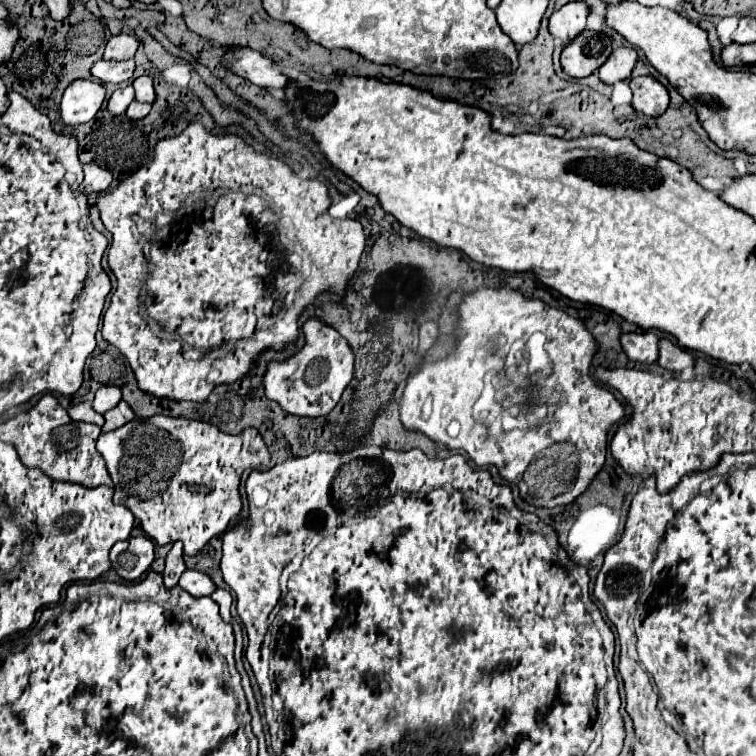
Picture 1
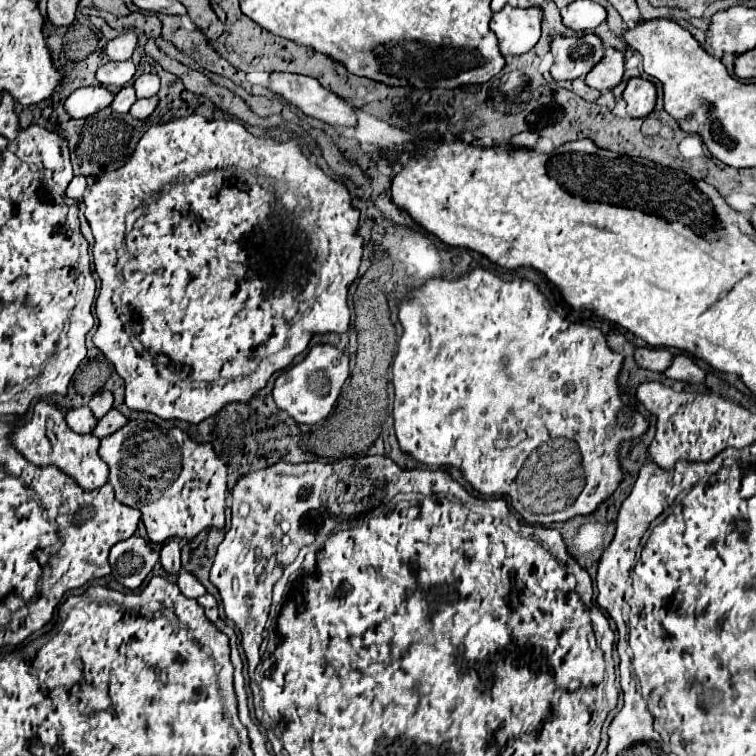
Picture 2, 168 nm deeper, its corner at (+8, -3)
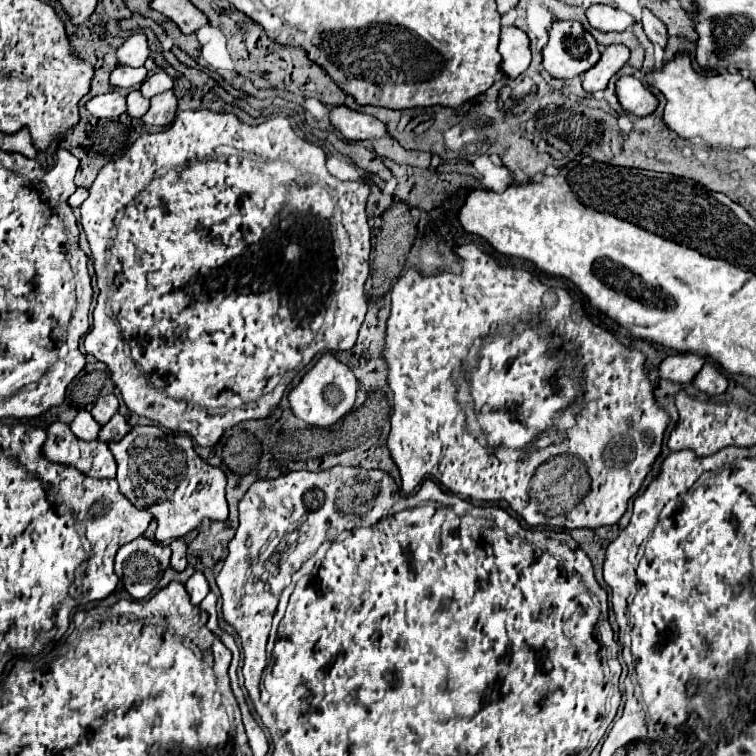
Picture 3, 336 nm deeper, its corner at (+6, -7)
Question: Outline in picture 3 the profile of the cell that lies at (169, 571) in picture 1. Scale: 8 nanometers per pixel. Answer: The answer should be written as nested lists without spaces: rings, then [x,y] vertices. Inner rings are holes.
[[[178,538],[170,546],[172,546],[172,568],[182,572],[186,568],[186,542]]]

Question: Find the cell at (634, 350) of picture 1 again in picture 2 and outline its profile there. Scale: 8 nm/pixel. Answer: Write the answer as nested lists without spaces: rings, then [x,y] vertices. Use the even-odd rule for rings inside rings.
[[[644,346],[644,348],[634,350],[634,360],[640,368],[654,370],[654,372],[664,372],[672,362],[672,354],[666,348]]]

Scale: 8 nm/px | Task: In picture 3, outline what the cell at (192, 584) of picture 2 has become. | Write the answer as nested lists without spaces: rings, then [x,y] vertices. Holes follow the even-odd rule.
[[[194,572],[188,578],[188,582],[186,582],[186,590],[190,594],[190,602],[194,606],[198,606],[206,598],[206,594],[210,592],[210,586],[208,586],[208,582],[206,582],[206,578],[204,578],[202,572]]]

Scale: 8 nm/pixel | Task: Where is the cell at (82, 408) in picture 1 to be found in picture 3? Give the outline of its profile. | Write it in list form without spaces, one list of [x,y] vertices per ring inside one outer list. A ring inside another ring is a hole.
[[[80,410],[78,416],[70,422],[70,430],[76,434],[76,438],[80,440],[94,440],[98,438],[100,432],[100,424],[90,416],[90,412]]]

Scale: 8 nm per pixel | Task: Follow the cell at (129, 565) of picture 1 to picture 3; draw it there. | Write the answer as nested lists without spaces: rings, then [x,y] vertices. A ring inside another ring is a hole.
[[[140,536],[140,538],[124,544],[118,550],[118,554],[116,554],[116,576],[122,580],[124,588],[130,592],[132,598],[144,600],[156,590],[162,572],[170,566],[170,554],[172,554],[170,546],[160,546],[160,544],[156,544],[144,536]]]

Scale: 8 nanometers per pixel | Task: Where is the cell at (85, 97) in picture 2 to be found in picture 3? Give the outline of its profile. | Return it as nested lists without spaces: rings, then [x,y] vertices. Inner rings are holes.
[[[108,92],[108,94],[102,94],[102,96],[94,96],[88,104],[86,104],[88,112],[96,118],[118,118],[120,114],[126,112],[126,98],[118,92]]]

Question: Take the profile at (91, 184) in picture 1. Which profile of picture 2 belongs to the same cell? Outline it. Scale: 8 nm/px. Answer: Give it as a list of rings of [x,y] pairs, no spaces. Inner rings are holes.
[[[74,176],[74,178],[72,178],[72,182],[68,184],[66,194],[68,194],[70,198],[78,200],[78,198],[82,198],[84,190],[86,190],[86,178],[84,178],[84,176]]]

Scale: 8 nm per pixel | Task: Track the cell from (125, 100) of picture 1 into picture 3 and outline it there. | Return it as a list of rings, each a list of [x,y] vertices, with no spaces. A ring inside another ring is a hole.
[[[132,90],[128,94],[128,114],[134,118],[142,118],[150,108],[150,100],[146,100],[140,90]]]

